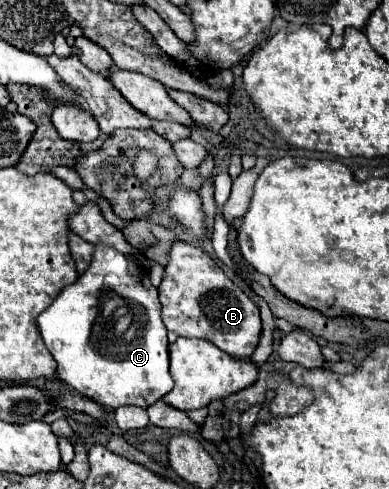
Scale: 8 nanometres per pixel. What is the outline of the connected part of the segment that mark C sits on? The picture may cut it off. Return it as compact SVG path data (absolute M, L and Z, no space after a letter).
M94 246L94 254L86 272L56 296L56 300L36 318L36 326L46 348L58 364L58 378L70 384L82 396L88 396L106 408L120 408L126 404L146 408L170 392L174 384L168 372L168 338L166 326L162 324L158 290L152 286L144 268L134 264L112 246Z

